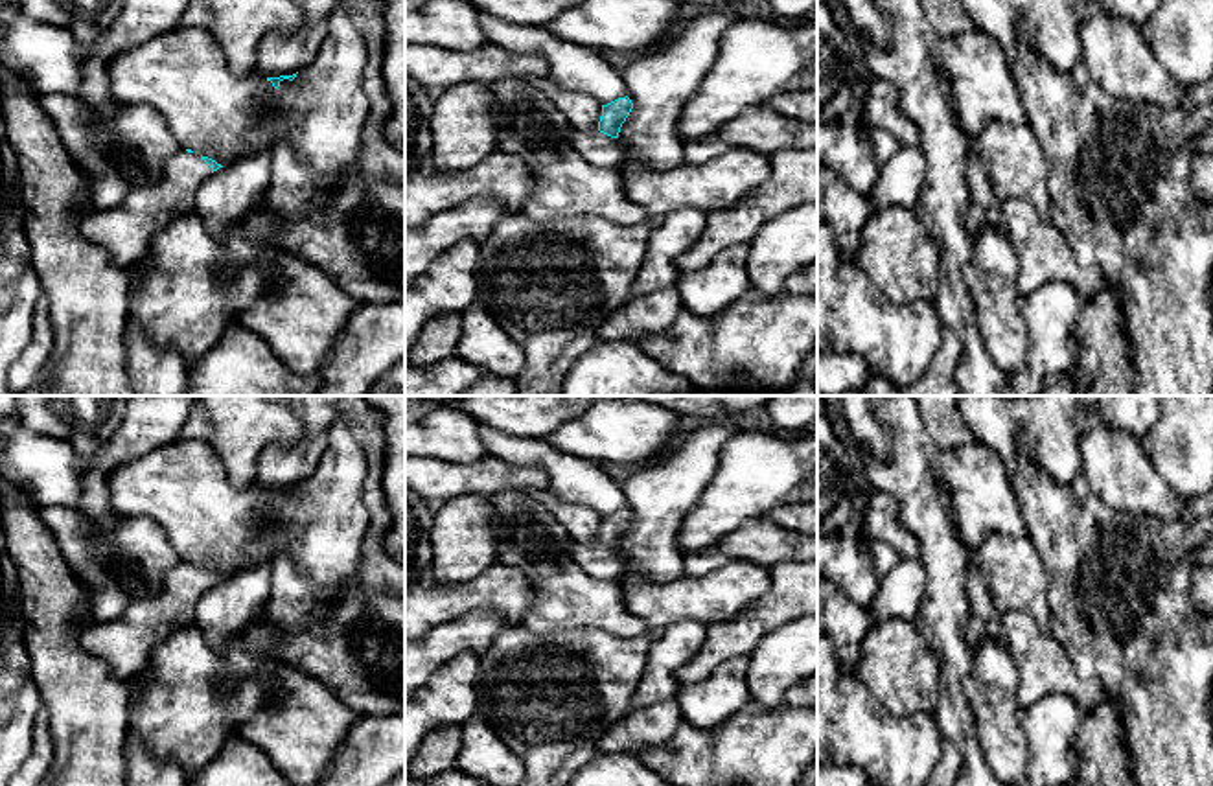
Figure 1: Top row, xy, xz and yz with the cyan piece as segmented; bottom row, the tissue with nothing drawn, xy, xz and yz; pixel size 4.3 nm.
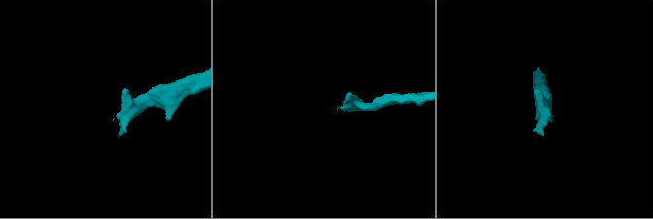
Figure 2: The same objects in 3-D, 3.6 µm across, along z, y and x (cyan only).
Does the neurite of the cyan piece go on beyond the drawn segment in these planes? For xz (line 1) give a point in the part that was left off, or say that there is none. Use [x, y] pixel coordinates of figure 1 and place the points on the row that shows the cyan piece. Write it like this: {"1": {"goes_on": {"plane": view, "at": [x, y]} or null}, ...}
{"1": {"goes_on": {"plane": "xz", "at": [597, 148]}}}

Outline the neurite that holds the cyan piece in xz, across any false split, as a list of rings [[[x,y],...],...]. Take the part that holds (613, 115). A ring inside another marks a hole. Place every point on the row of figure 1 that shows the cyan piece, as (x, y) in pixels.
[[[628,96],[602,105],[598,129],[589,134],[574,131],[571,136],[572,149],[596,168],[618,168],[624,158],[624,151],[617,138],[631,109],[633,103]]]

